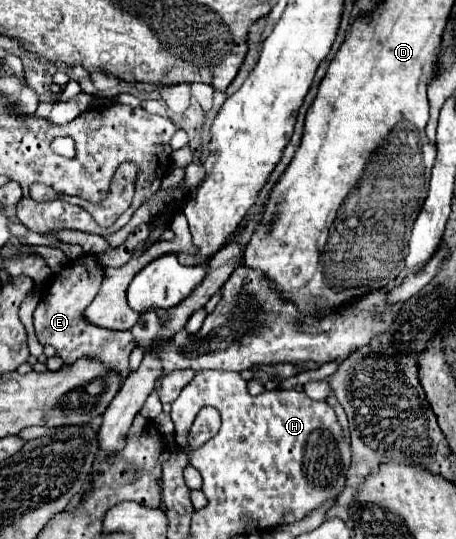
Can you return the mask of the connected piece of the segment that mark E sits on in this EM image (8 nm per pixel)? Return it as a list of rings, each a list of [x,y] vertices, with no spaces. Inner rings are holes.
[[[85,253],[79,259],[69,261],[59,275],[53,275],[43,299],[39,301],[33,319],[35,319],[35,333],[41,345],[51,345],[57,349],[57,355],[63,359],[65,365],[73,365],[77,359],[99,359],[105,367],[127,377],[129,371],[129,355],[135,347],[135,339],[131,331],[113,331],[103,329],[97,325],[89,325],[81,317],[81,311],[93,301],[97,289],[101,285],[101,265],[97,263],[95,255]]]

